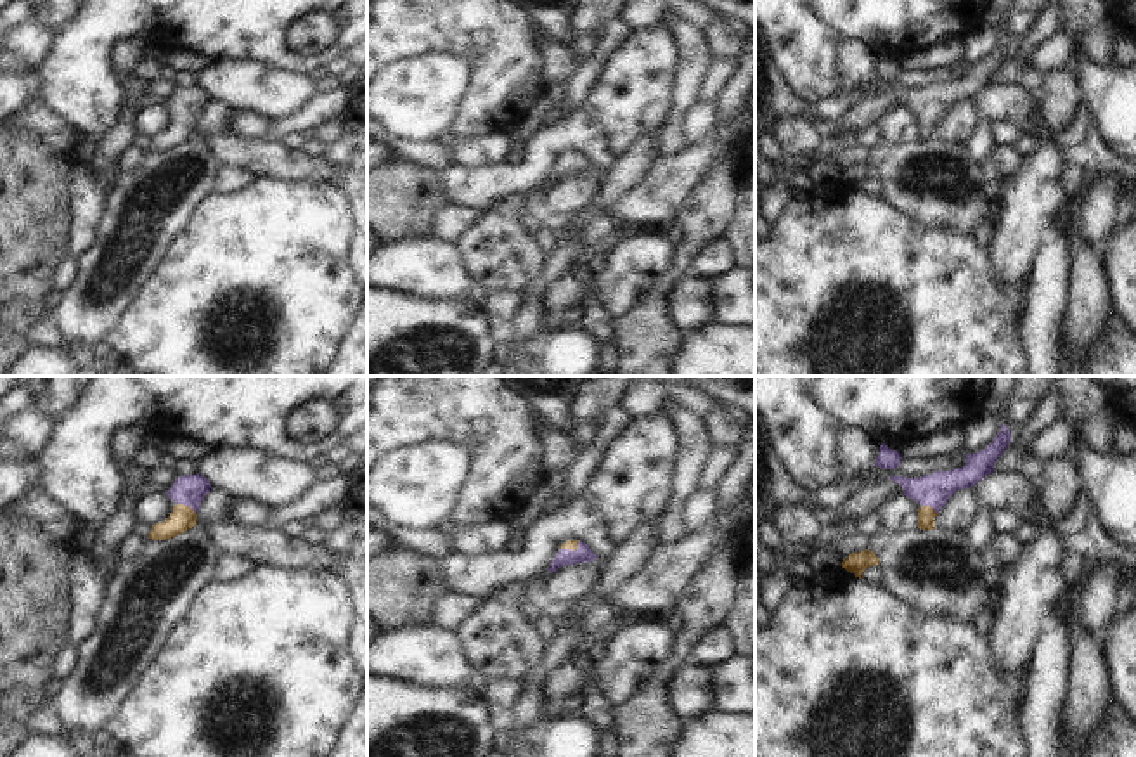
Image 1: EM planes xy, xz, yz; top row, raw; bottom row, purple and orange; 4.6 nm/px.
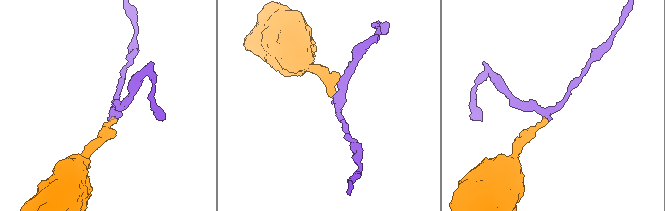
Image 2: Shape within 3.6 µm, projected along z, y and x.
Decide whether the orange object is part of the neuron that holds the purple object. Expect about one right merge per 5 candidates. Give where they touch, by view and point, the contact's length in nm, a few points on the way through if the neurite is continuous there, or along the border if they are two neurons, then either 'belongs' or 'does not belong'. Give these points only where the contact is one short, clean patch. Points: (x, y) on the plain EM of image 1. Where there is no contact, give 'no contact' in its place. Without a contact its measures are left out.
xy (186, 116) | 110 nm | across xy (191, 101), (186, 106), (186, 116), (182, 130) | belongs

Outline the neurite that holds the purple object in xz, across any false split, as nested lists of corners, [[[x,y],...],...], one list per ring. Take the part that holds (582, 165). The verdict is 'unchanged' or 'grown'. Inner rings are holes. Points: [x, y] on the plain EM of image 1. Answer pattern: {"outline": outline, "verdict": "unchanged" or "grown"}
{"outline": [[[566,152],[561,156],[561,161],[549,177],[549,185],[556,184],[561,178],[573,175],[594,173],[597,168],[589,161],[585,154]]], "verdict": "grown"}

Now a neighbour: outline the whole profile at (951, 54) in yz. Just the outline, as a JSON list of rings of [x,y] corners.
[[[952,40],[906,55],[906,59],[900,62],[900,69],[926,73],[937,68],[956,68],[963,61],[965,61],[963,40]]]

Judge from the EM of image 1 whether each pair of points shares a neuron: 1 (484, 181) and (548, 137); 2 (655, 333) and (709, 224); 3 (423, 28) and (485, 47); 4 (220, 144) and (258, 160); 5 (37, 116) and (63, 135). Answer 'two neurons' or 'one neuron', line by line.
1: one neuron
2: one neuron
3: one neuron
4: one neuron
5: one neuron

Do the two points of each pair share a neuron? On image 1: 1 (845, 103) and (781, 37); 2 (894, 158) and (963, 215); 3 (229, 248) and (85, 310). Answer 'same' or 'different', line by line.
1: different
2: same
3: different

